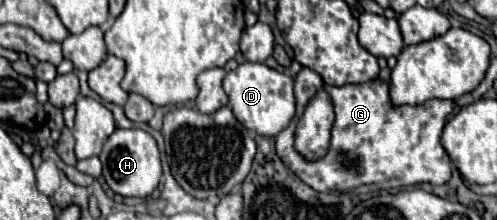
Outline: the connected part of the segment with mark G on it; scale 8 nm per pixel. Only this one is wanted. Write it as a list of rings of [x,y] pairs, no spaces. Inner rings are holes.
[[[305,66],[295,76],[295,98],[297,114],[275,138],[275,150],[295,176],[317,192],[349,192],[363,184],[377,184],[383,190],[399,190],[421,182],[445,184],[451,178],[451,160],[441,146],[441,132],[447,114],[453,112],[453,100],[433,98],[433,112],[429,106],[395,106],[389,96],[389,84],[379,78],[365,84],[329,86],[317,72]],[[319,88],[323,88],[335,104],[335,124],[331,128],[331,142],[325,156],[307,160],[295,150],[295,126],[303,116],[305,104]]]

